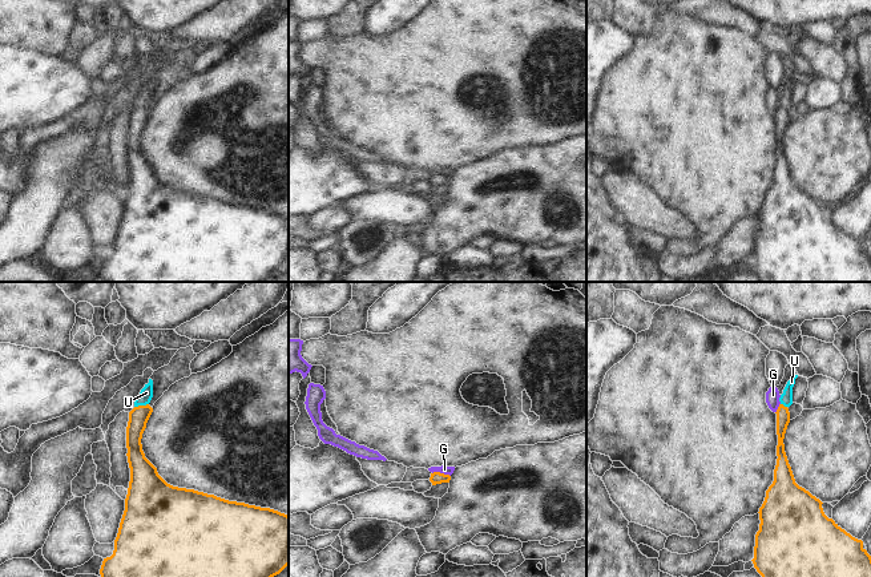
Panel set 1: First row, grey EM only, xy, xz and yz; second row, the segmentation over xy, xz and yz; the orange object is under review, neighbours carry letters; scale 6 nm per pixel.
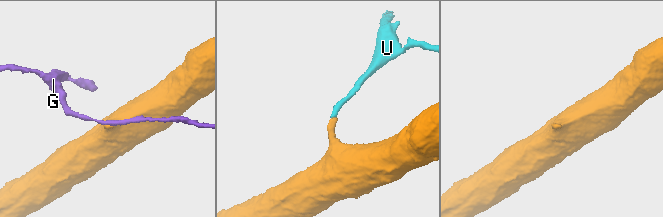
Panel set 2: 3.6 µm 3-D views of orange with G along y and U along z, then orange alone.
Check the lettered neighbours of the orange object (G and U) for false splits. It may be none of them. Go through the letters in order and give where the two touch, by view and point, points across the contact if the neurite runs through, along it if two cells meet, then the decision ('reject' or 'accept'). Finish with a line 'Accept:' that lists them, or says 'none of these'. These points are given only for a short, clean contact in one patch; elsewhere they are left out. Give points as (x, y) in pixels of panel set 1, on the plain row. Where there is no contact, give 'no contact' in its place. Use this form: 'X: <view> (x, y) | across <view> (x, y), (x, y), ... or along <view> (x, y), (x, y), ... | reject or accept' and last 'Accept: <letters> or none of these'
G: xz (442, 176) | along xz (432, 174), (443, 174), (450, 178) | reject
U: xy (141, 108) | across xy (138, 118), (141, 108), (146, 95) | accept
Accept: U

